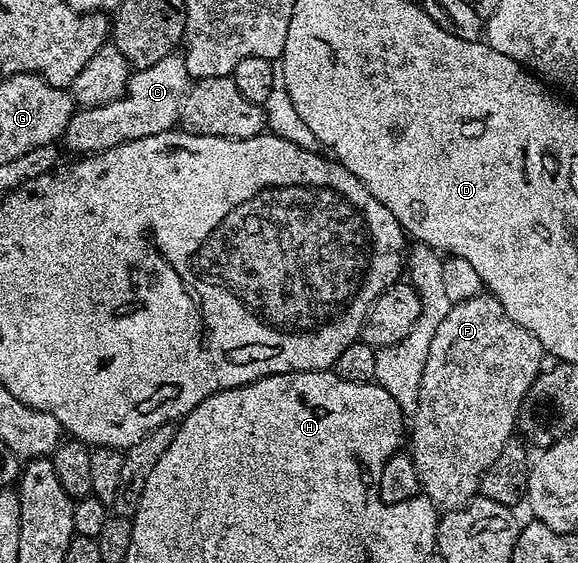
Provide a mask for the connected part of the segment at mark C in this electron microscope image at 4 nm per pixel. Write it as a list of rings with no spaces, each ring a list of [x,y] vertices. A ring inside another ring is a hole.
[[[173,54],[154,62],[154,66],[133,71],[128,77],[128,91],[114,102],[80,108],[69,120],[62,137],[65,149],[76,154],[105,152],[128,140],[150,138],[150,134],[171,132],[180,119],[180,107],[188,94],[190,77],[183,55]],[[65,144],[65,145],[64,145]]]

